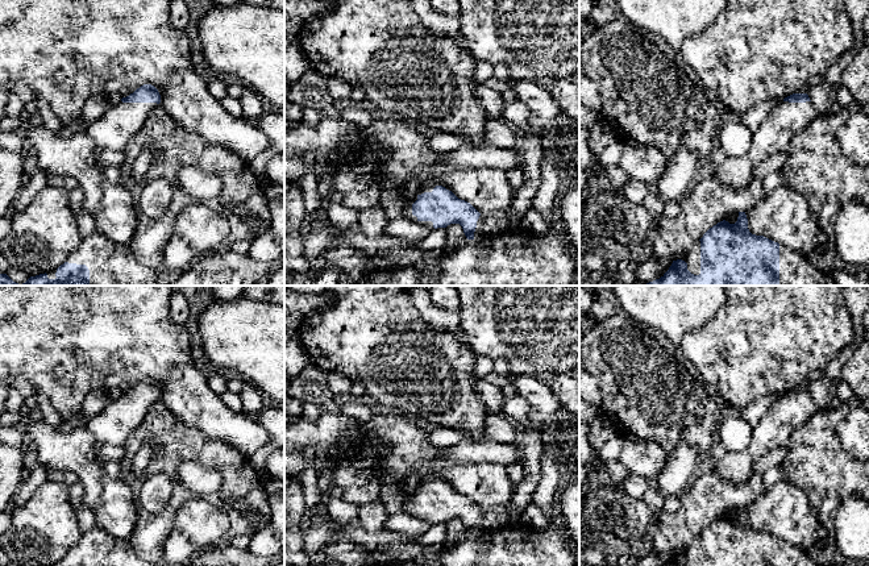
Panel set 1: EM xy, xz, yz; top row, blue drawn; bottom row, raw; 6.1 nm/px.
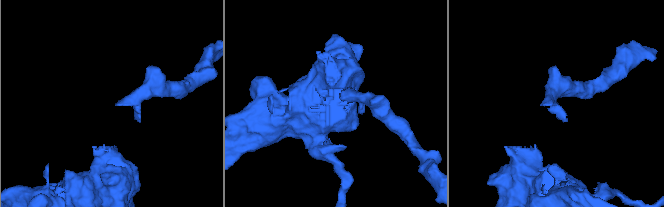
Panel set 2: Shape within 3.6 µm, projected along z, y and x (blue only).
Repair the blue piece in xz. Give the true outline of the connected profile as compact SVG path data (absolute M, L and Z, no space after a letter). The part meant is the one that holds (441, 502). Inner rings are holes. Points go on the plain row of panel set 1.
M420 480L411 496L404 496L403 511L429 525L460 519L467 534L485 529L482 509L467 496L442 480Z

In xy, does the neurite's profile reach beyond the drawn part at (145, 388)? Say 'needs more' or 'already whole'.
needs more

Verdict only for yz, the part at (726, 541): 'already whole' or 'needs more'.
needs more

